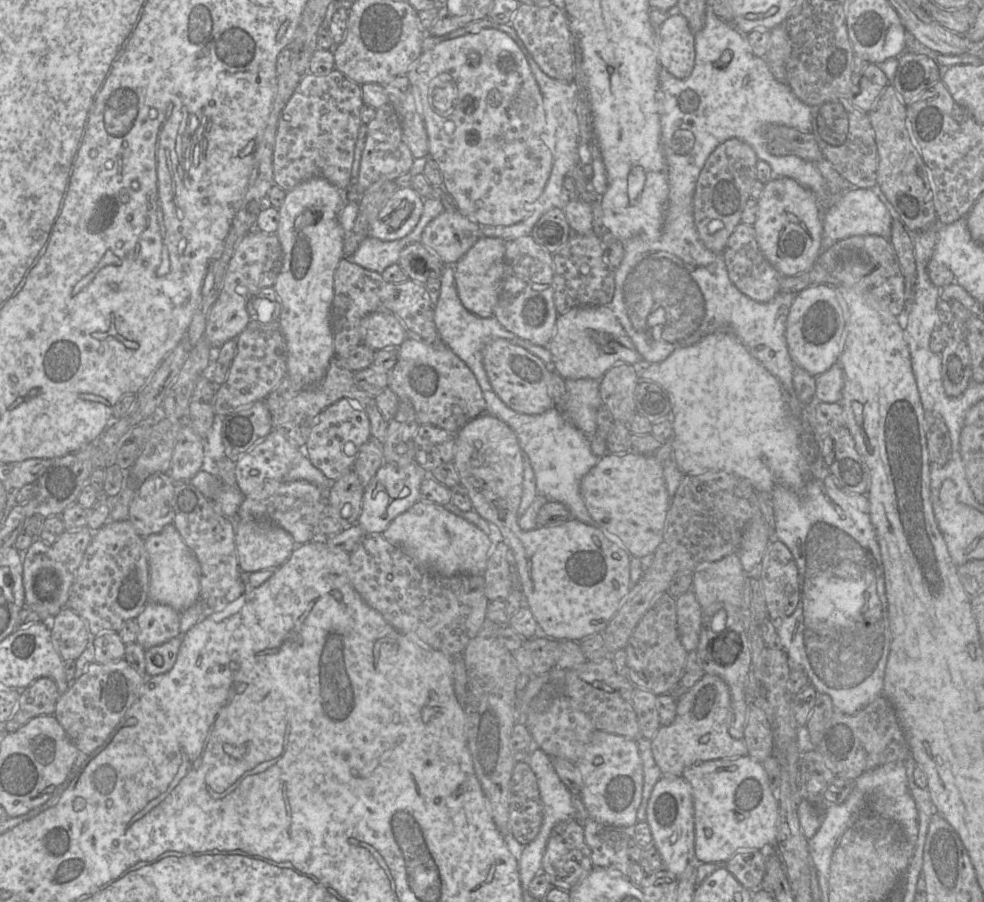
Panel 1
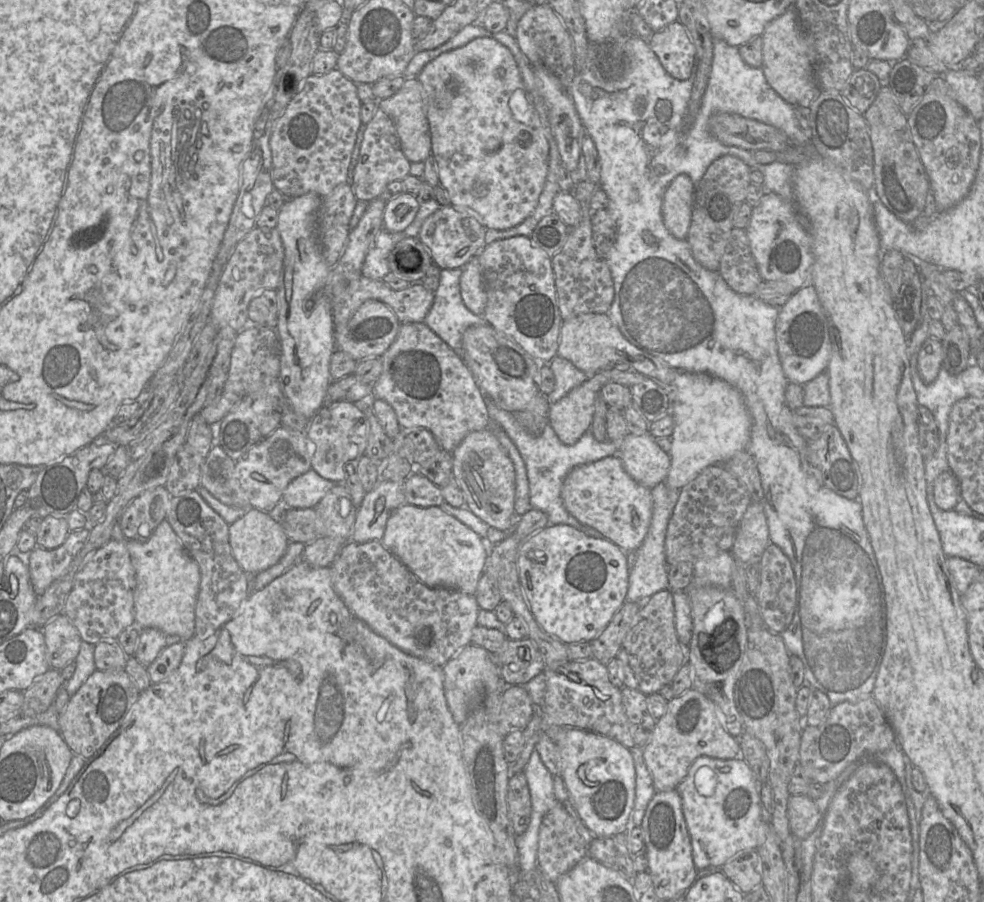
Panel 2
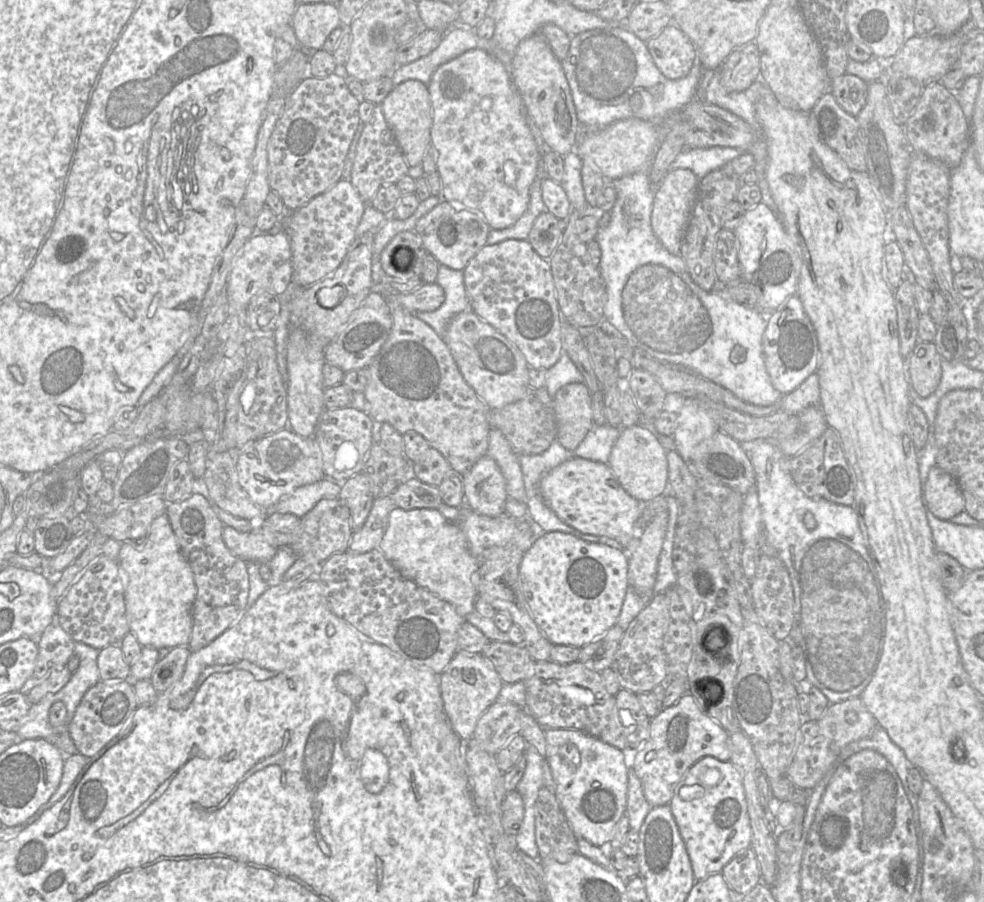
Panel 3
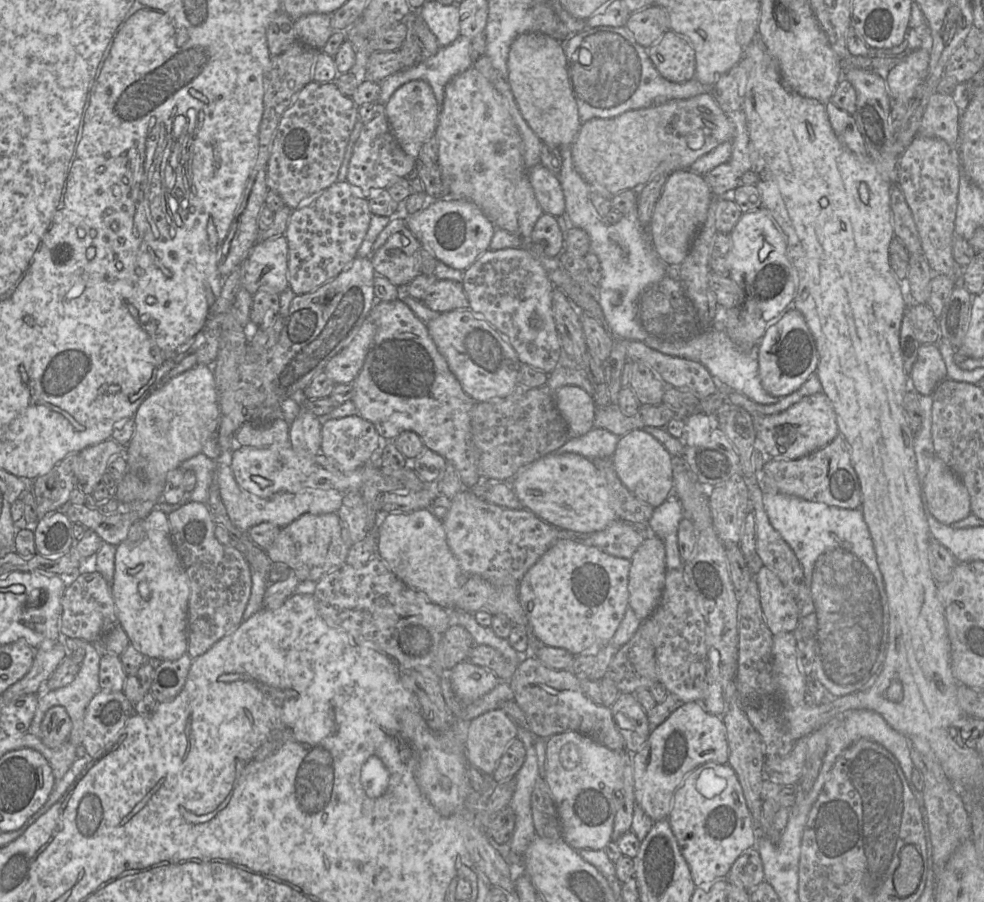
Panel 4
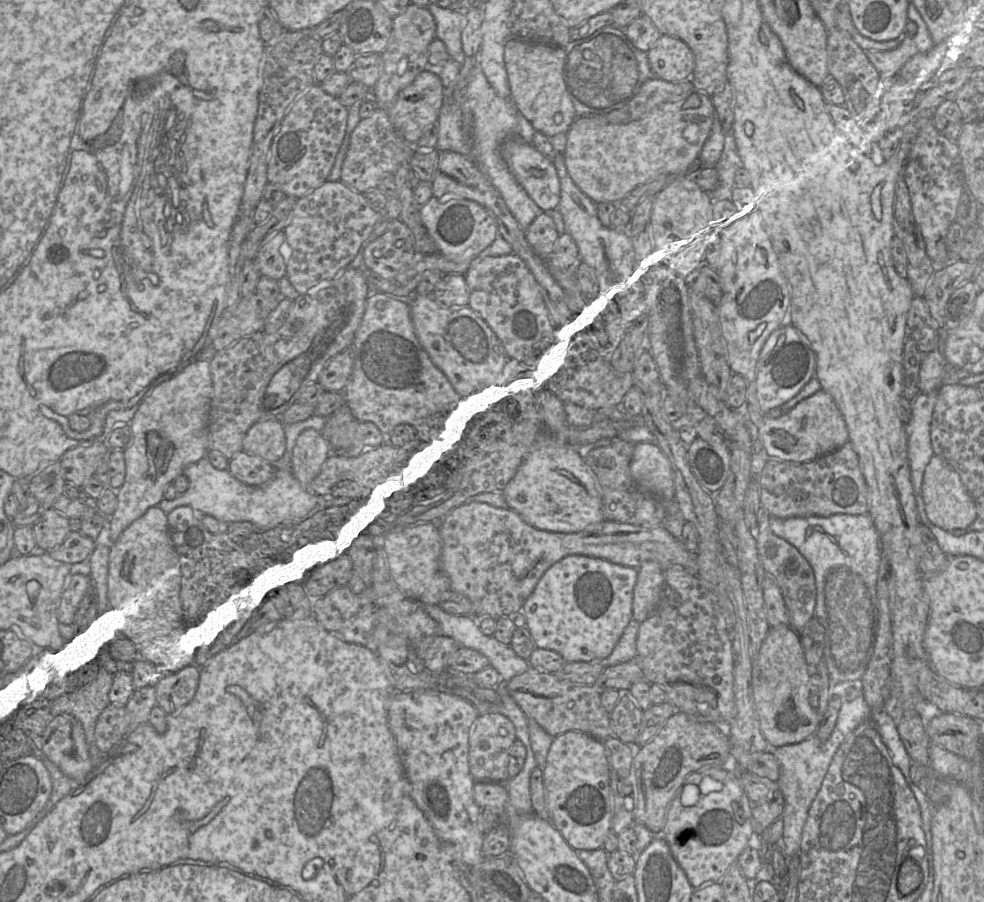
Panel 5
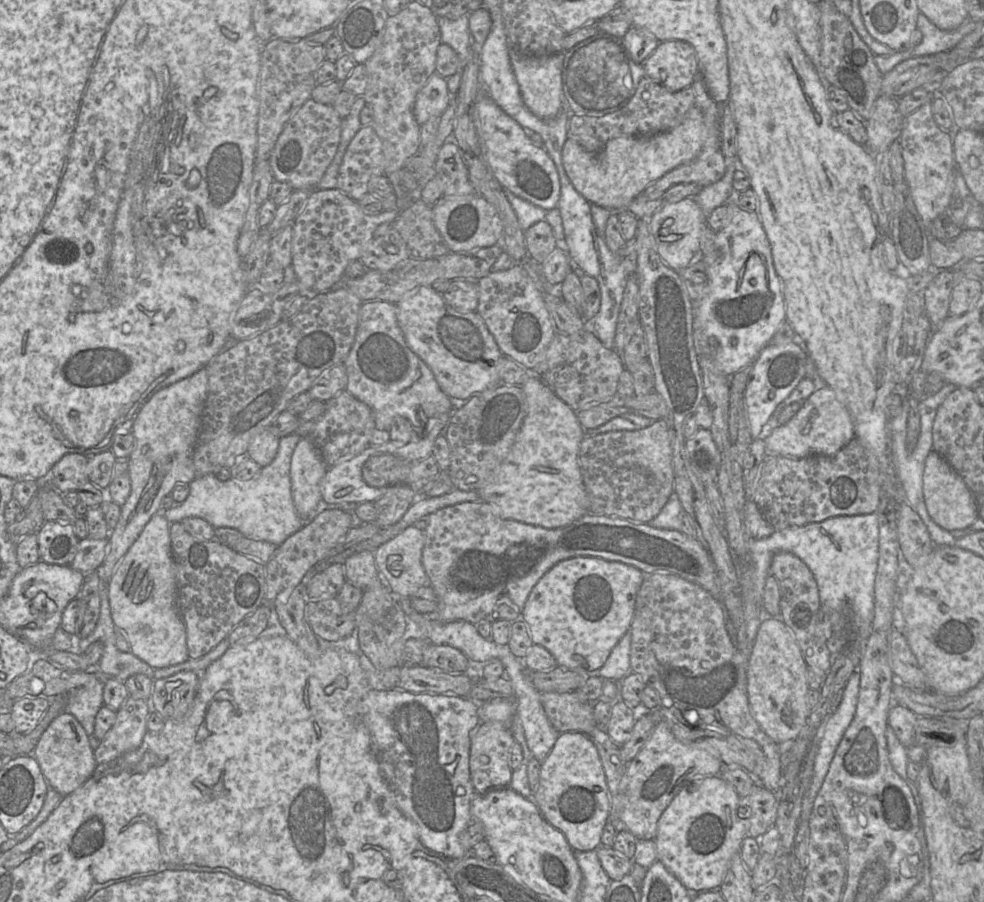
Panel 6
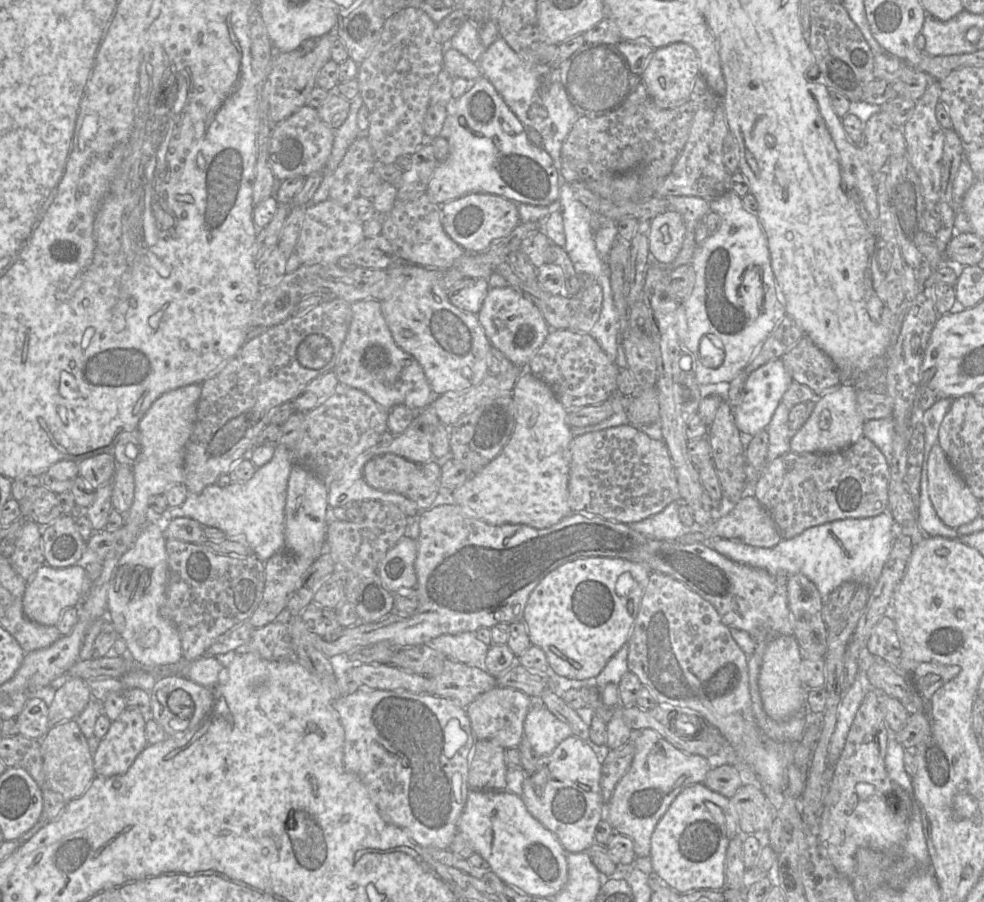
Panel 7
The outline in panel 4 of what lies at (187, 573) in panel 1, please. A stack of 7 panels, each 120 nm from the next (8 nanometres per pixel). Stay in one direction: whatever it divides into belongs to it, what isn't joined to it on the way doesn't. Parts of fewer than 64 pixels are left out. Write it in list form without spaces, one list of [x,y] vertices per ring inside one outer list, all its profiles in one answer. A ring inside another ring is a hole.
[[[154,509],[142,527],[145,538],[141,543],[126,539],[116,550],[111,592],[117,619],[131,644],[147,660],[176,660],[188,651],[189,578],[173,543],[168,515]]]

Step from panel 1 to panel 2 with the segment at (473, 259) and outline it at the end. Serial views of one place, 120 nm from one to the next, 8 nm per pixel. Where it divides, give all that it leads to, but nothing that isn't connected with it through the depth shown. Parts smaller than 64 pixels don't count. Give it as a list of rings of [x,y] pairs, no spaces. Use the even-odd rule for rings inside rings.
[[[473,256],[463,267],[460,294],[465,306],[476,315],[483,315],[487,296],[478,256]]]

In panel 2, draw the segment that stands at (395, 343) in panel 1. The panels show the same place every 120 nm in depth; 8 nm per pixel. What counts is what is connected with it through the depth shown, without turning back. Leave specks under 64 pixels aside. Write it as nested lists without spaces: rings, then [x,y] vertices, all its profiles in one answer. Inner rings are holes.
[[[376,299],[365,301],[352,315],[345,329],[335,333],[337,349],[350,355],[357,362],[370,357],[381,357],[394,342],[400,327],[395,313]]]

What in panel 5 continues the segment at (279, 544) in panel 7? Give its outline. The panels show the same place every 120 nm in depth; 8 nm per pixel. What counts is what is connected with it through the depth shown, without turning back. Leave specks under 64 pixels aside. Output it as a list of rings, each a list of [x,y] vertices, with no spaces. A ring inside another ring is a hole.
[[[313,415],[301,422],[284,424],[286,450],[284,455],[274,463],[275,473],[269,481],[258,486],[249,486],[236,479],[230,471],[215,469],[208,458],[203,458],[187,467],[183,473],[190,480],[190,493],[179,496],[173,501],[163,499],[158,507],[166,515],[176,508],[189,507],[205,516],[211,516],[223,524],[250,522],[260,530],[274,529],[281,525],[298,525],[319,512],[333,508],[351,507],[352,501],[347,498],[323,497],[311,492],[310,489],[303,488],[292,473],[291,459],[297,438],[306,429],[322,432],[327,418]]]

